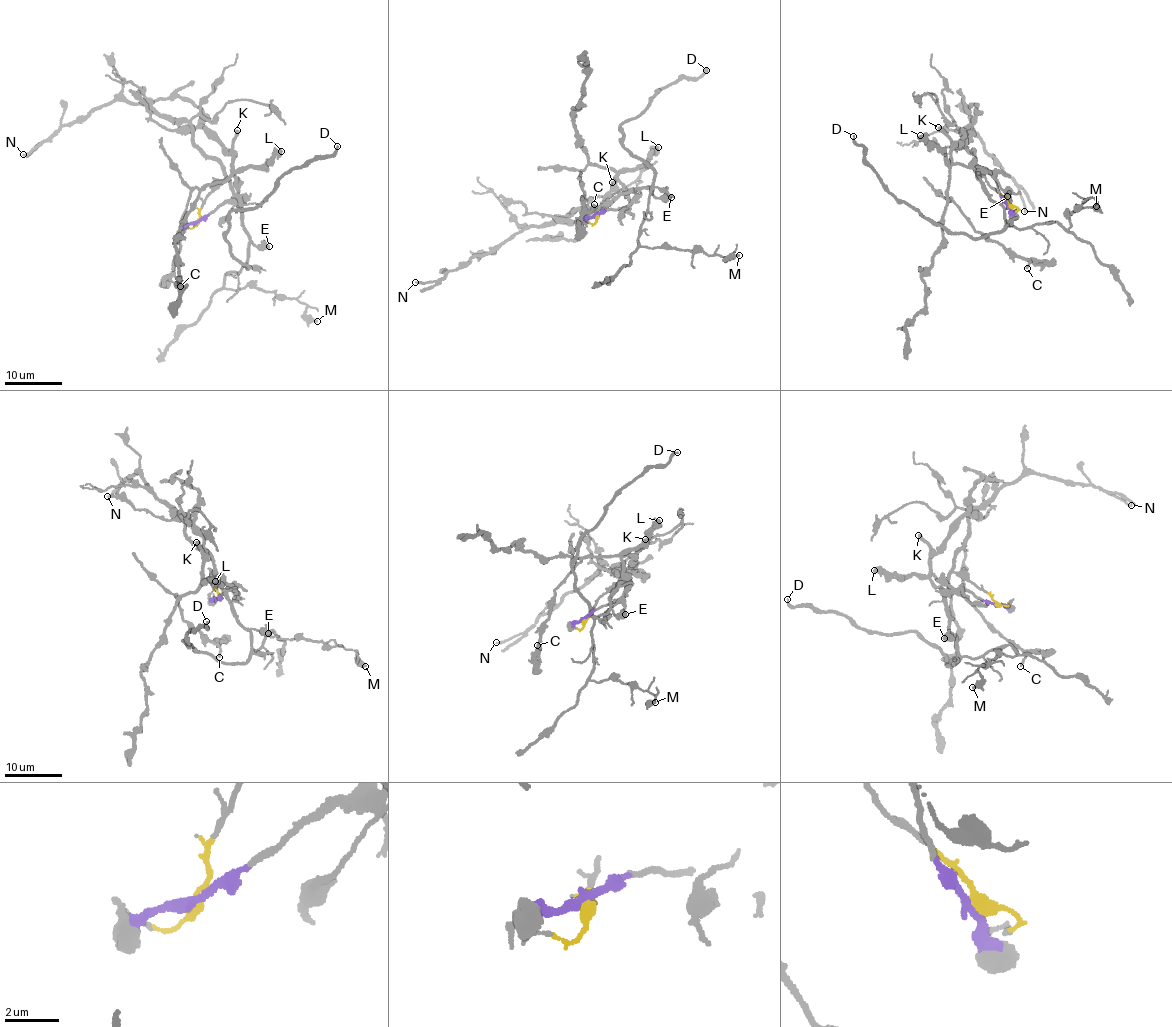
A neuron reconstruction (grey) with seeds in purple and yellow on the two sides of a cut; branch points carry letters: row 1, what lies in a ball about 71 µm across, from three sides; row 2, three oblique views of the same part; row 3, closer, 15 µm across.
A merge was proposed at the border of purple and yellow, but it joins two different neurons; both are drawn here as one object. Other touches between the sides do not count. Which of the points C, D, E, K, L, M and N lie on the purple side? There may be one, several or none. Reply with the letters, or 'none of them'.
C, K, L

